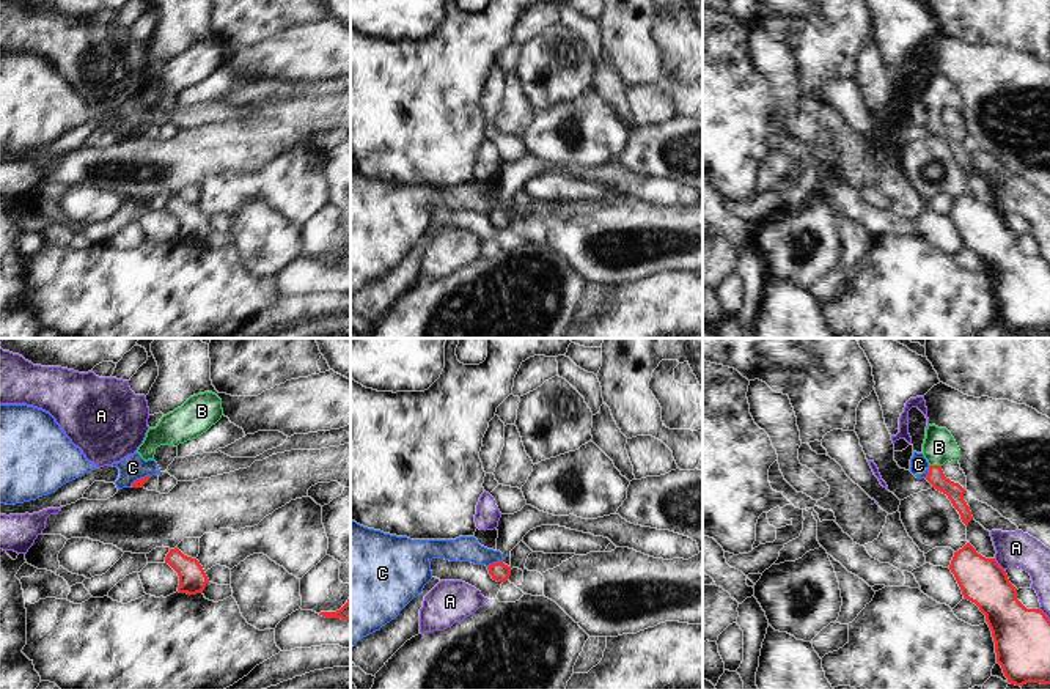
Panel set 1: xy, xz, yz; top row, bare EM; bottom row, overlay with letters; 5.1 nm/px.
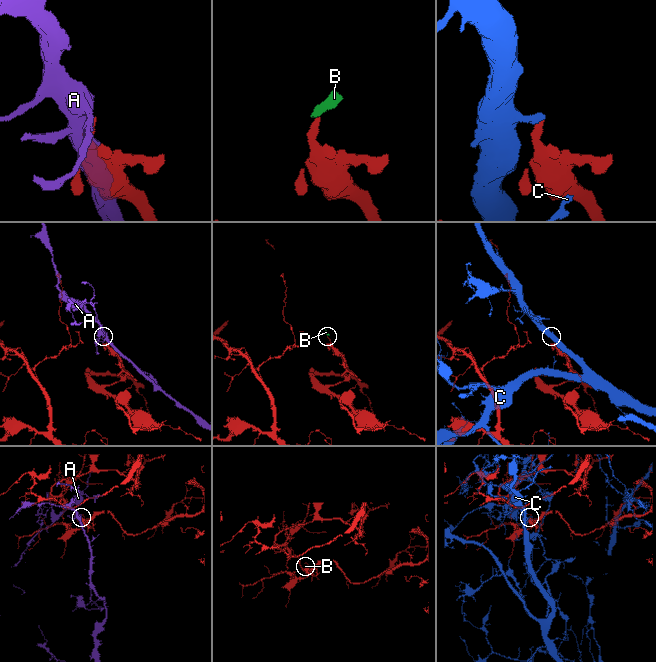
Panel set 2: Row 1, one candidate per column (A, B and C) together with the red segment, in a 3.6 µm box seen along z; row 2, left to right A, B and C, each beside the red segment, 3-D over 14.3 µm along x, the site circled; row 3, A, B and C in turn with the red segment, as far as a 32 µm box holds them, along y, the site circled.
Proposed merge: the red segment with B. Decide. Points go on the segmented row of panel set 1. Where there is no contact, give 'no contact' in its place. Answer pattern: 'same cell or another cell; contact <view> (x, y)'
same cell; contact yz (936, 466)

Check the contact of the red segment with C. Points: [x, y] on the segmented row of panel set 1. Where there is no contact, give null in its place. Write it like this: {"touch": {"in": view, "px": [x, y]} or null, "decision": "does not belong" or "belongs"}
{"touch": {"in": "xz", "px": [494, 563]}, "decision": "does not belong"}

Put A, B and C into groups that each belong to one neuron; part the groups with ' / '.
A / B / C

